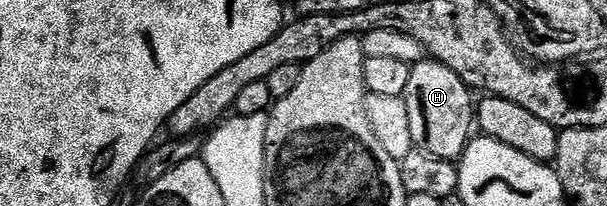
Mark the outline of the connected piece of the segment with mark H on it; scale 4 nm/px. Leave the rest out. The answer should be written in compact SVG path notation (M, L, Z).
M426 57L420 63L412 64L411 78L407 80L407 89L403 98L407 105L407 113L411 116L411 137L414 148L431 153L434 159L460 160L475 131L475 95L471 88L454 71L447 69L447 65L438 63L432 57Z

